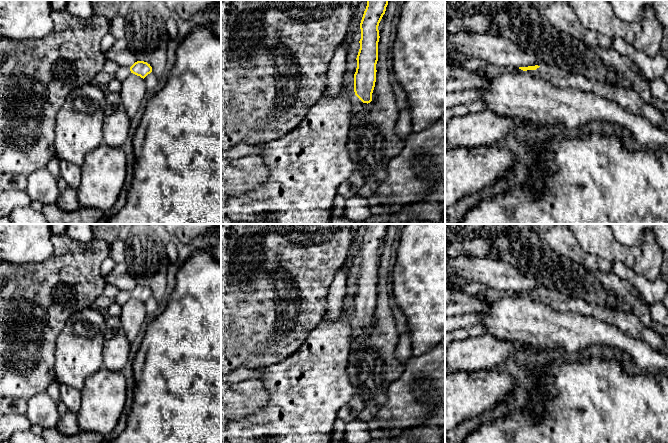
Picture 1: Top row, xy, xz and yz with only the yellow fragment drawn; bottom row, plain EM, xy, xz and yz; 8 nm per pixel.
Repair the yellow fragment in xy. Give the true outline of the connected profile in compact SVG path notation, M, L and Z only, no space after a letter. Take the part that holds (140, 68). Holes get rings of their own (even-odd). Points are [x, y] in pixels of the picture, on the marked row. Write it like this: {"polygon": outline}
{"polygon": "M144 61L135 62L130 68L129 67L119 67L117 70L115 79L123 82L131 73L145 78L148 74L152 72L152 67L150 64Z"}

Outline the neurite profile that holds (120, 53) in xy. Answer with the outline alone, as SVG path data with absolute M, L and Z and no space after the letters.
M116 39L111 49L105 53L106 60L117 63L120 67L131 67L137 59L124 39Z

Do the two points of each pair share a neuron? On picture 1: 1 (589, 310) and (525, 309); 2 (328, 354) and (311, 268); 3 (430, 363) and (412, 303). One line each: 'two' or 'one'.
1: two
2: two
3: two

